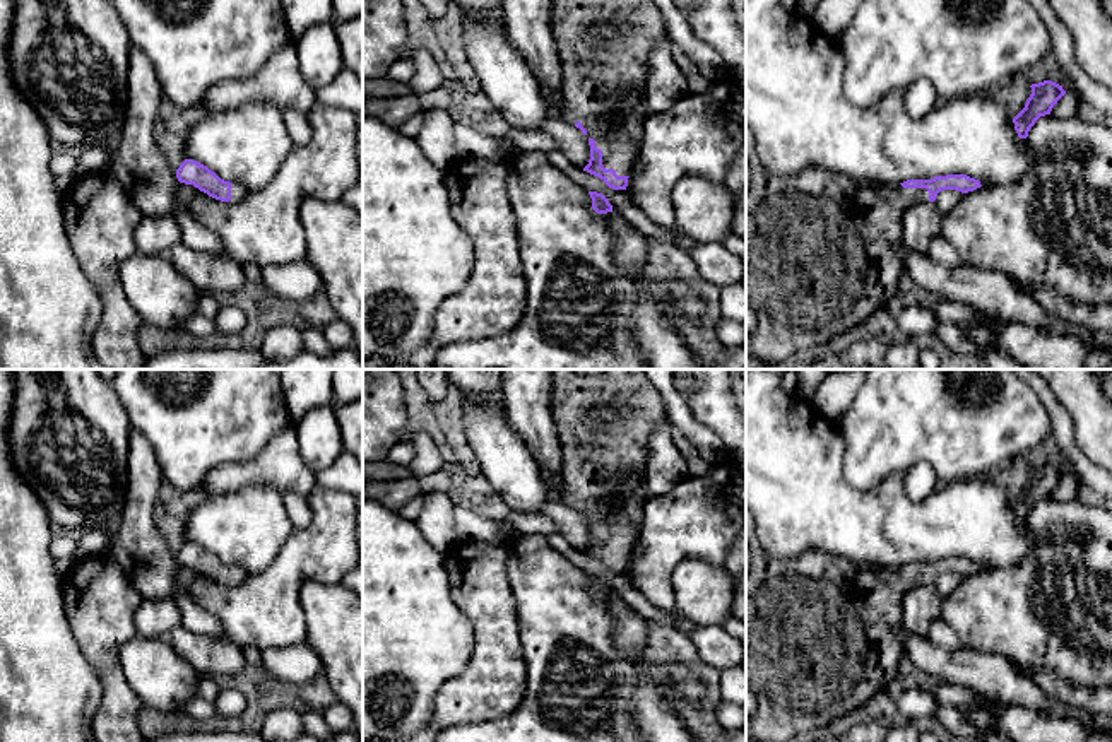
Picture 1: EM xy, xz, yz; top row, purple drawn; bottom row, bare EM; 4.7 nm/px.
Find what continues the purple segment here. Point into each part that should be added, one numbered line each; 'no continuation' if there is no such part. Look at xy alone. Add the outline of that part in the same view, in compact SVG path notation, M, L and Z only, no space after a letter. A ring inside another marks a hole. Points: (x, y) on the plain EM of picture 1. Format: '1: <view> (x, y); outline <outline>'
1: xy (238, 575); outline M233 566L233 568L231 568L231 583L229 583L229 586L238 586L238 585L241 585L246 578L248 578L248 573L246 573L243 568Z

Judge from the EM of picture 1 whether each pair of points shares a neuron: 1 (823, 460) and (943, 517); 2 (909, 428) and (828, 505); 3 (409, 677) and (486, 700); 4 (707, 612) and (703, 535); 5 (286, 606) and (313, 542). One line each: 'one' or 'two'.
1: one
2: two
3: two
4: two
5: one

